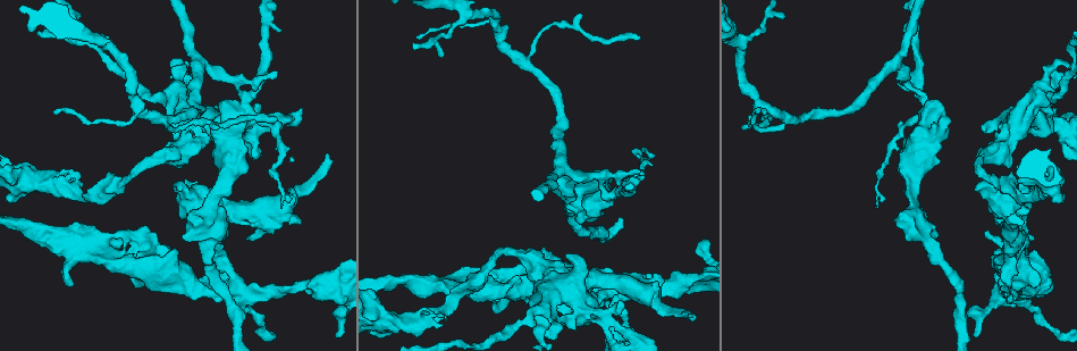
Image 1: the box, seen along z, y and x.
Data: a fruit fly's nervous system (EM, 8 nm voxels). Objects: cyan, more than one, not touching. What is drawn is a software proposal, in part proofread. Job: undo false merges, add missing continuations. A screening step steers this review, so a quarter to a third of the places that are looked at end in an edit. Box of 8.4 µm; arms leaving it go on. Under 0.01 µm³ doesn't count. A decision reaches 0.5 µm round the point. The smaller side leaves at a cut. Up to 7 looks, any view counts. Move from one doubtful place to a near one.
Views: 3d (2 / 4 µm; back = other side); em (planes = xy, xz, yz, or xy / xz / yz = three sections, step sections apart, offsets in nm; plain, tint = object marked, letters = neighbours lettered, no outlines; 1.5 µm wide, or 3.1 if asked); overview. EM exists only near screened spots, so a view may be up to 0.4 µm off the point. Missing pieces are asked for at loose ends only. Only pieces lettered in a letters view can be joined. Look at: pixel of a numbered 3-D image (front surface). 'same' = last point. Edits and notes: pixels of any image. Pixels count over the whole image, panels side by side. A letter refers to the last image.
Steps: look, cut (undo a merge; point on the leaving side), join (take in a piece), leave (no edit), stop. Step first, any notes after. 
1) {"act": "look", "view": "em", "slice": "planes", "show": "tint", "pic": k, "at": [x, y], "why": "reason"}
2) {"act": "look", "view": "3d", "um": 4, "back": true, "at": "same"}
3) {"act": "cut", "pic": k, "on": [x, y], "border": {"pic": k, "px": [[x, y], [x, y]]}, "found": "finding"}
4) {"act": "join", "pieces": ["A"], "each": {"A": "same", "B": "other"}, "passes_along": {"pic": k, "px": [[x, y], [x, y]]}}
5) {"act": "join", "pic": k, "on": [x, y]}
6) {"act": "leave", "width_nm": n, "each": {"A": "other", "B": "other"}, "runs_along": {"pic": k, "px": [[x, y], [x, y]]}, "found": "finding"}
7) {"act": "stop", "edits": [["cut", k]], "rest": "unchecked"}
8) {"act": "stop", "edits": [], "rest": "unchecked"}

{"act": "look", "view": "em", "slice": "planes", "show": "letters", "pic": 1, "at": [761, 104], "why": "sharp bend"}

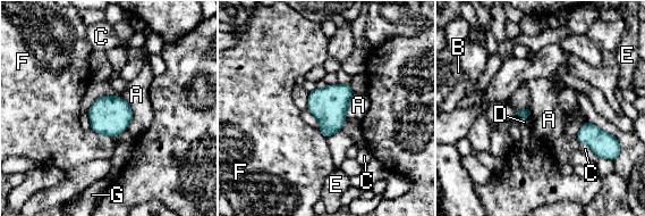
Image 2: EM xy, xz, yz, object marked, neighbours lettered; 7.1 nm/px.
{"act": "leave", "each": {"A": "other", "B": "other", "C": "other", "D": "other", "E": "other", "F": "other", "G": "other"}, "border": {"pic": 2, "px": [[122, 97], [132, 121], [112, 138]]}, "found": "one cell here"}

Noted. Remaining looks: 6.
{"act": "look", "view": "3d", "um": 4, "pic": 1, "at": [689, 317], "why": "free end"}

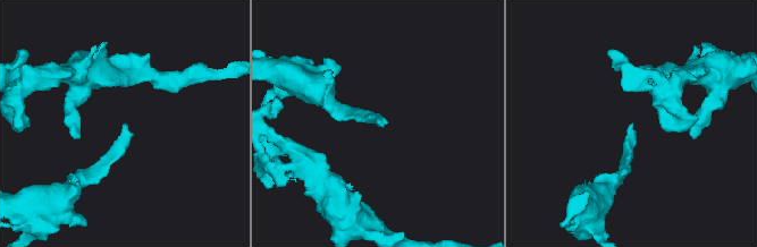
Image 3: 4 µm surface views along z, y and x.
{"act": "look", "view": "em", "slice": "planes", "show": "letters", "pic": 3, "at": [631, 124]}

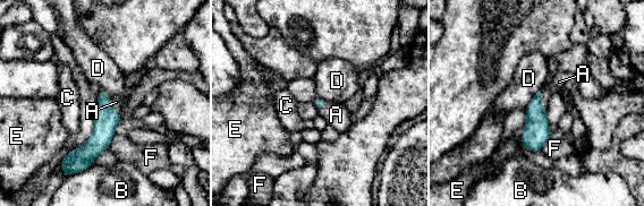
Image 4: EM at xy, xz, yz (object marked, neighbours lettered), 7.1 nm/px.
{"act": "join", "pieces": ["A"], "longest_contact_nm": ["D", 180], "each": {"A": "same", "B": "other", "C": "other", "D": "other", "E": "other", "F": "other"}, "passes_along": {"pic": 4, "px": [[107, 119], [109, 106], [116, 102]]}, "found": "it goes on there"}

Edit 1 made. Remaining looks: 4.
{"act": "look", "view": "em", "slice": "planes", "show": "letters", "pic": 1, "at": [976, 188]}

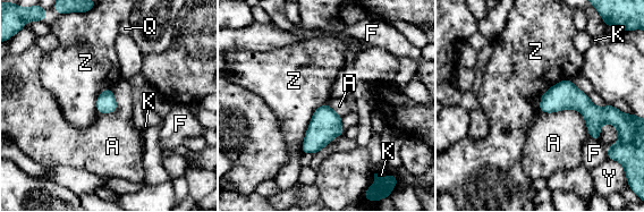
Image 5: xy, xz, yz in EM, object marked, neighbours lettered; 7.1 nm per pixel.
{"act": "leave", "width_nm": 140, "each": {"A": "other", "F": "other", "K": "other", "Q": "other", "Y": "other", "Z": "other"}, "runs_along": {"pic": 5, "px": [[543, 98], [611, 116]]}, "found": "no lettered piece goes on from it"}

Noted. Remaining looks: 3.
{"act": "stop", "edits": [["join", 4]], "rest": "unchecked"}

